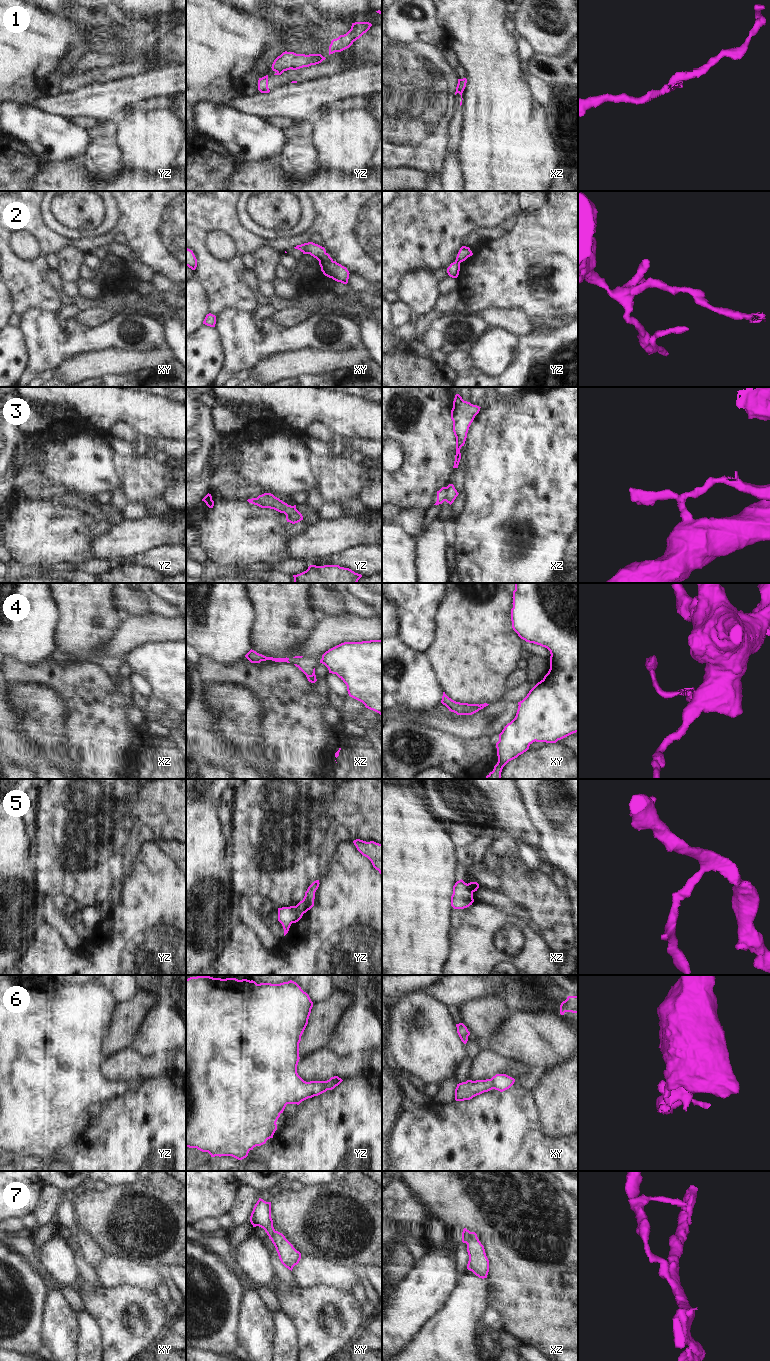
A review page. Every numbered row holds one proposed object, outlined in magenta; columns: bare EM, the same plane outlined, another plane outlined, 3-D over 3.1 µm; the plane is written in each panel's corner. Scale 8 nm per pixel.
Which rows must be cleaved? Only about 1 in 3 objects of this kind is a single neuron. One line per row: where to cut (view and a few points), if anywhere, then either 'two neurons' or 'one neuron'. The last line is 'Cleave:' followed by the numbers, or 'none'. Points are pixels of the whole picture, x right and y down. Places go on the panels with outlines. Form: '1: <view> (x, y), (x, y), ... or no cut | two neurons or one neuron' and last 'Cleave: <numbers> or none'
1: yz (290, 68), (298, 68) | two neurons
2: xy (332, 260), (319, 262) | two neurons
3: xz (447, 487), (444, 500) | two neurons
4: xz (322, 659), (320, 662) | two neurons
5: yz (295, 906), (303, 913) | two neurons
6: yz (337, 1085), (329, 1080), (326, 1089) | two neurons
7: xz (470, 1232), (470, 1237), (466, 1243) | two neurons
Cleave: 1, 2, 3, 4, 5, 6, 7

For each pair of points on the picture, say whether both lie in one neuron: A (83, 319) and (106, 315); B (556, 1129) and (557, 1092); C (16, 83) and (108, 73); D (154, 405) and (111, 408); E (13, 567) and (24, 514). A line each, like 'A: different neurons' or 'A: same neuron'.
A: same neuron
B: same neuron
C: different neurons
D: same neuron
E: different neurons

